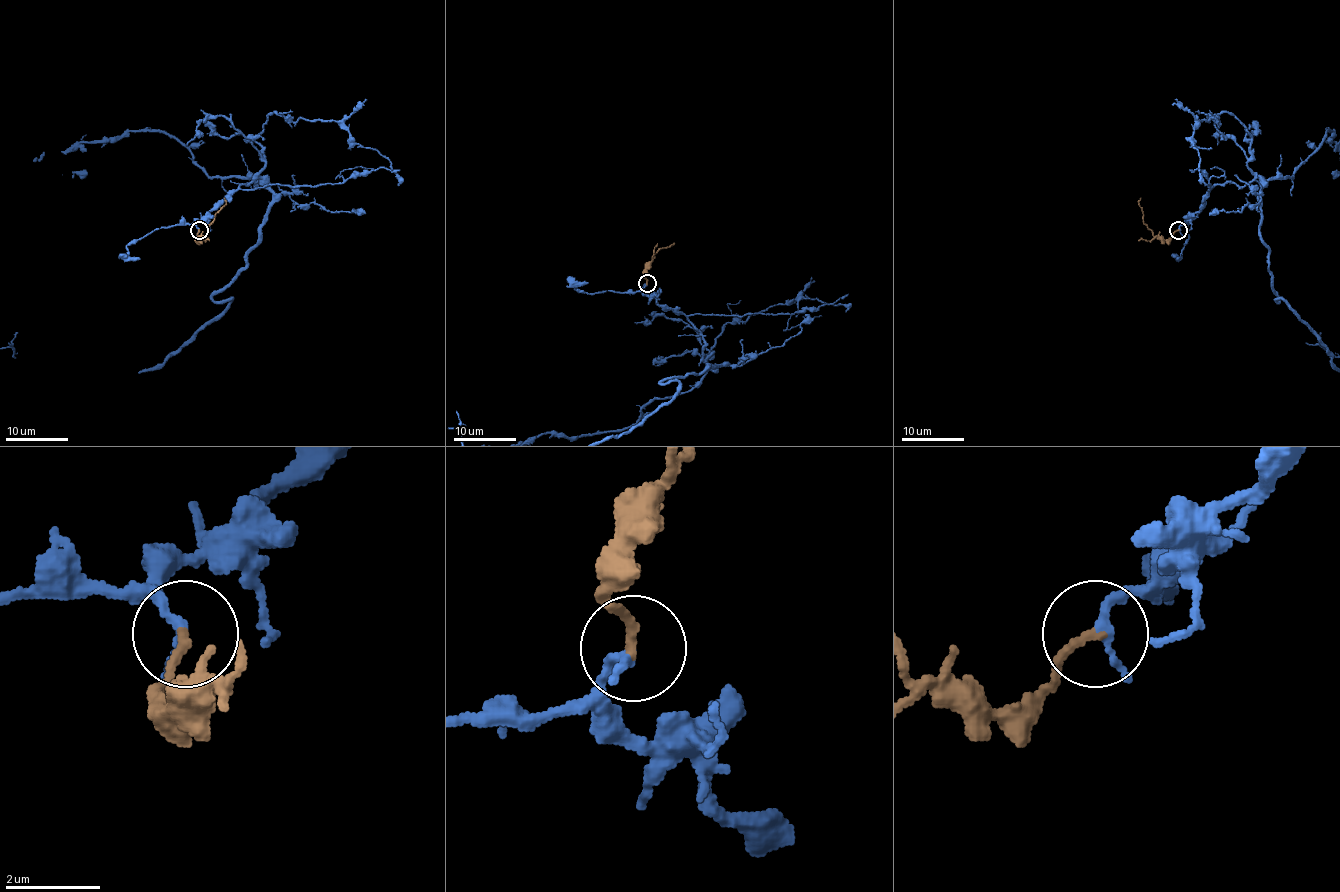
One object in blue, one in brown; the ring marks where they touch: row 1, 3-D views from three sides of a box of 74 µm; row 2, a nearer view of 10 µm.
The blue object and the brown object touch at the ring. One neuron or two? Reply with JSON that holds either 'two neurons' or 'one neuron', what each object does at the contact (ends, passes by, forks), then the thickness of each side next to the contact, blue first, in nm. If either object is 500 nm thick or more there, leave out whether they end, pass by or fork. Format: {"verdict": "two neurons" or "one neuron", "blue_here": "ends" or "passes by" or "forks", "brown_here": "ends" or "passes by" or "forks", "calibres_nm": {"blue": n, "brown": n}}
{"verdict": "one neuron", "blue_here": "passes by", "brown_here": "ends", "calibres_nm": {"blue": 170, "brown": 190}}

